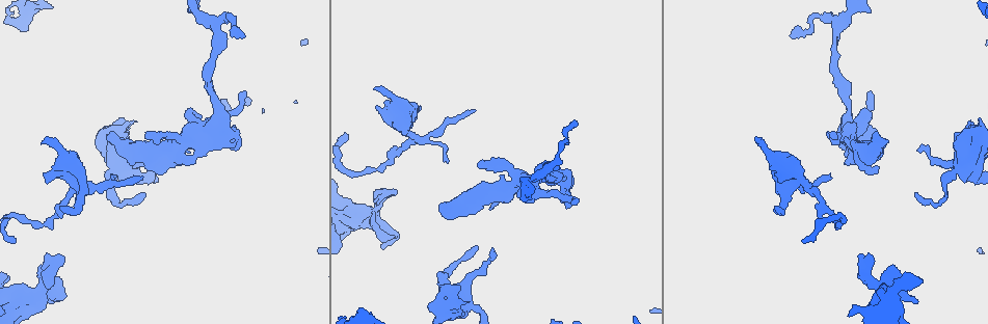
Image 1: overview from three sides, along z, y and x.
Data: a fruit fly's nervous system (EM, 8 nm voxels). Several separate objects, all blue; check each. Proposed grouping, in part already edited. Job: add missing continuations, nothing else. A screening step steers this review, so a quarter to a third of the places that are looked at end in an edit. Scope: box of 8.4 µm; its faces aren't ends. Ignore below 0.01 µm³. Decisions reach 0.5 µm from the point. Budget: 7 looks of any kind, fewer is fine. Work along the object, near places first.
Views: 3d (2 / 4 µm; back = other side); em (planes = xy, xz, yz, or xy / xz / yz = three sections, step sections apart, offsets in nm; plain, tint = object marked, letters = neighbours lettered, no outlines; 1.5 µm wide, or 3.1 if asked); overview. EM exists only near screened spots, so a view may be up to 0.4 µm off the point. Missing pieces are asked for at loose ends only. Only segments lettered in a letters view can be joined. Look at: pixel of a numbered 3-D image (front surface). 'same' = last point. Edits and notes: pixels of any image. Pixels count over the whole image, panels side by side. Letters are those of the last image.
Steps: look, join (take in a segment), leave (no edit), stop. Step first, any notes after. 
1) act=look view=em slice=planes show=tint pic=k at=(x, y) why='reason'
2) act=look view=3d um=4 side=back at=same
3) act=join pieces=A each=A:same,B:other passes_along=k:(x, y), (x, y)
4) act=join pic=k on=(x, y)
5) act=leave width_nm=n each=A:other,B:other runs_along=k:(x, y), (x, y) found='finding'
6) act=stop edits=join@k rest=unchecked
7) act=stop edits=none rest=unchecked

act=look view=3d um=2 pic=1 at=(574, 199) why='branch stops here'

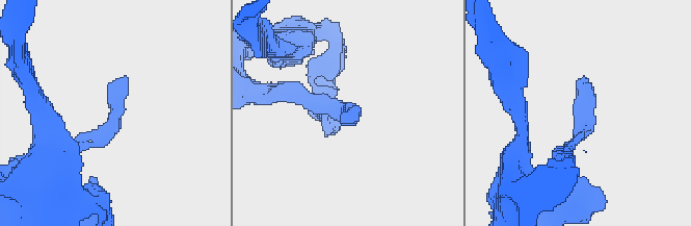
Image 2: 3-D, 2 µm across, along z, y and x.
act=look view=em slice=planes show=letters pic=2 at=(583, 78) why='shape alone is not enough'

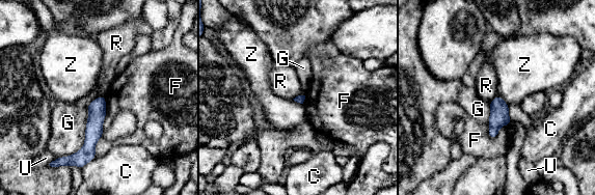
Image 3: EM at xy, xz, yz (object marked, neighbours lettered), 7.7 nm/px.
act=leave each=C:other,F:other,G:other,R:other,U:other,Z:other runs_along=3:(103, 99), (83, 159) found='no lettered segment goes on from it'

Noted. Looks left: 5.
act=look view=em slice=yz step=4 show=letters pic=1 at=(914, 193) why='free end'

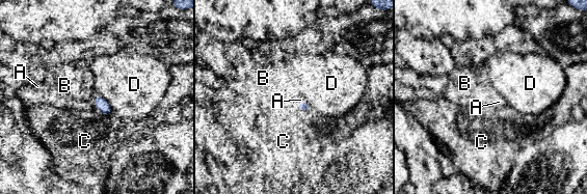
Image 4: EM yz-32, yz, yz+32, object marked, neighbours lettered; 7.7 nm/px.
act=look view=em slice=planes show=letters at=same why='another direction'

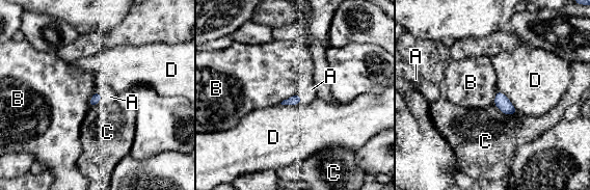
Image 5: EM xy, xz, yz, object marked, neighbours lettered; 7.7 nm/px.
act=join pieces=A width_nm=80 each=A:same,B:other,C:other,D:other found='the neuron continues'

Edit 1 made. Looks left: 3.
act=look view=em slice=planes show=plain pic=1 at=(439, 210) why='stops while still wide'

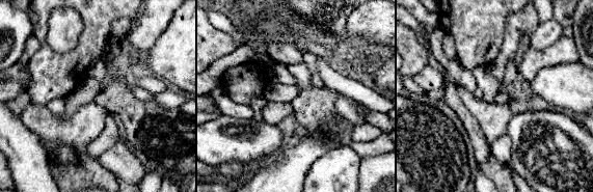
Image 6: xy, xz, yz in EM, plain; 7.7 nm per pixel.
act=look view=em slice=planes show=letters at=same

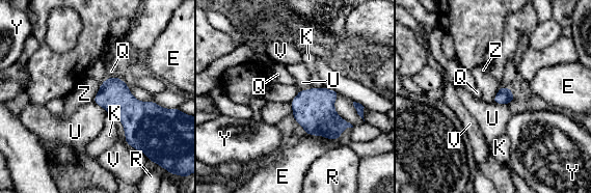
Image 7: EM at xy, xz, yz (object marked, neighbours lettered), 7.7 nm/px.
act=leave longest_contact=E:260nm each=E:other,K:other,Q:other,R:other,U:other,V:other,Y:other,Z:other border=7:(492, 102), (508, 105) found='none of them fits'

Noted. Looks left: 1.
act=stop edits=join@5 rest=unchecked

